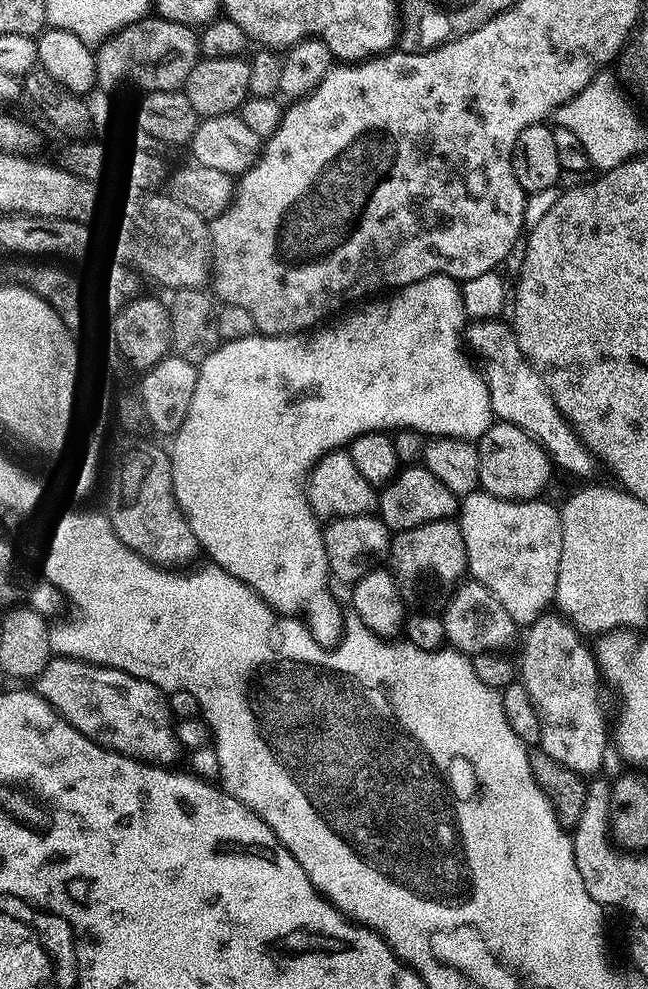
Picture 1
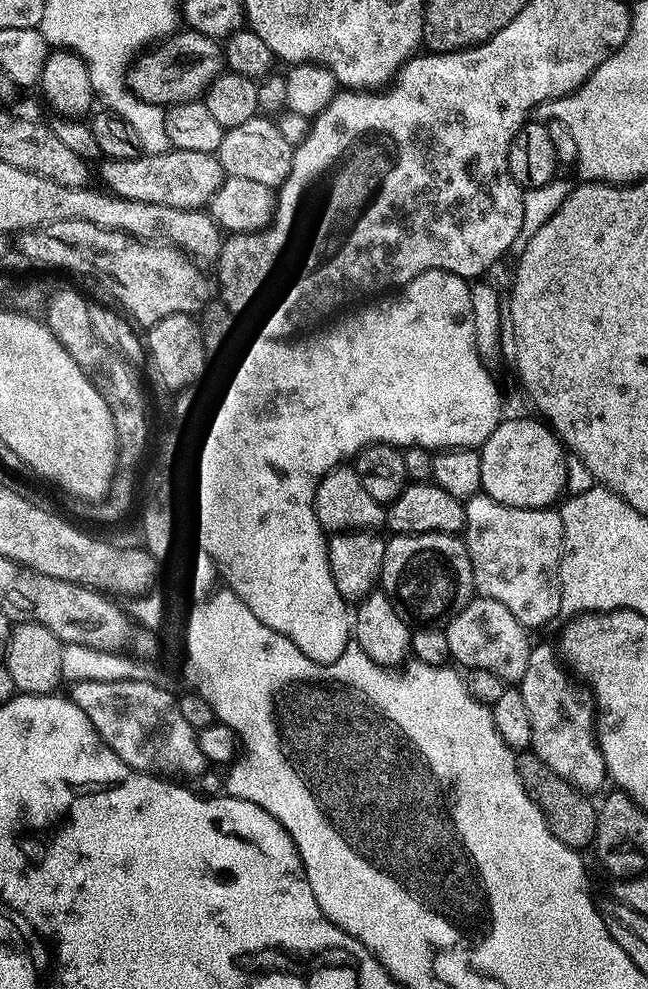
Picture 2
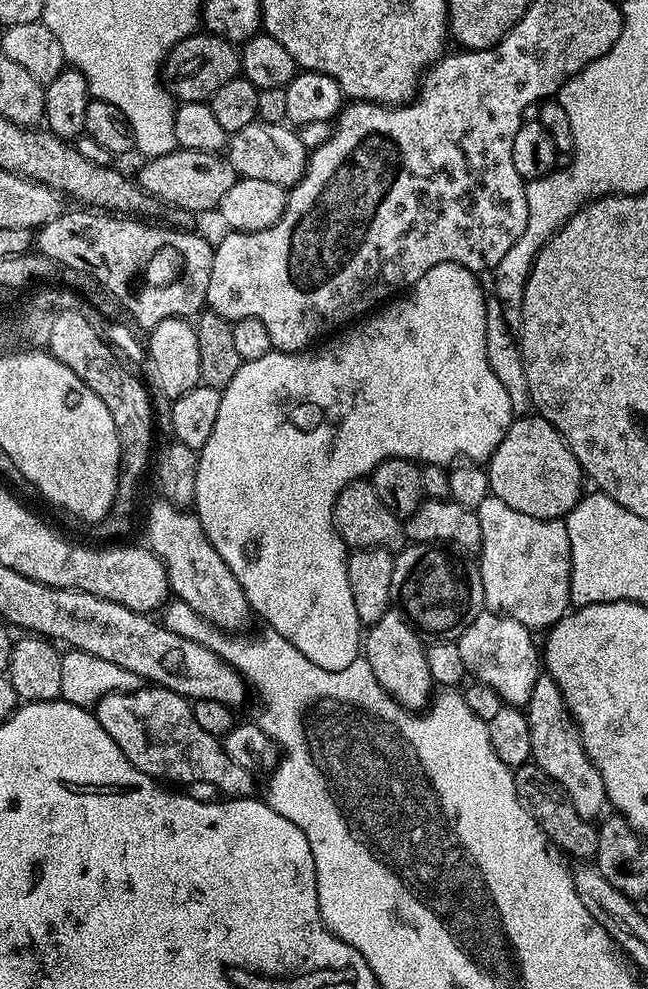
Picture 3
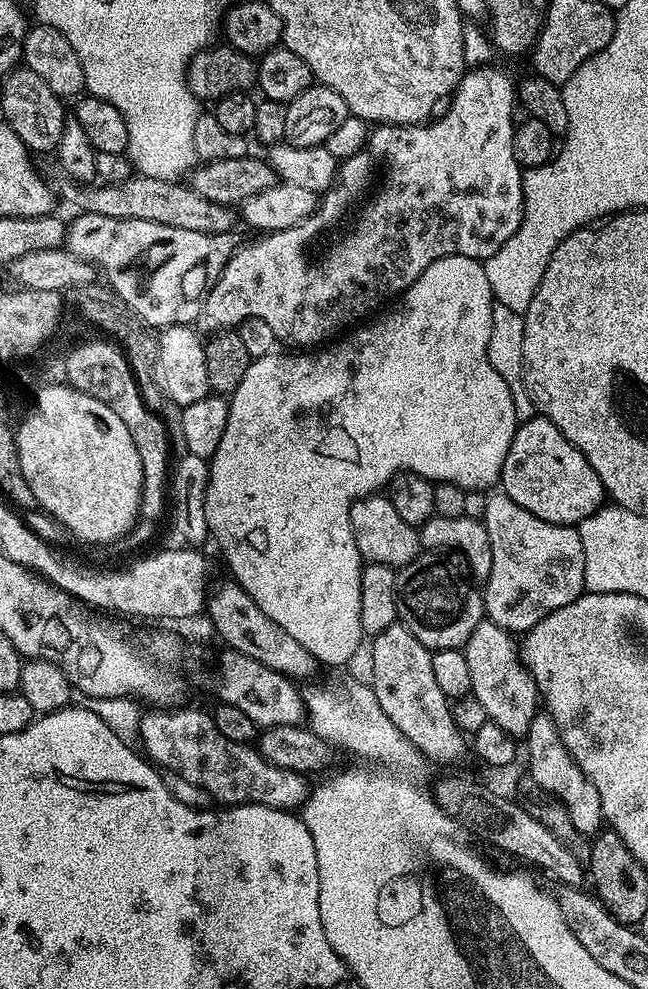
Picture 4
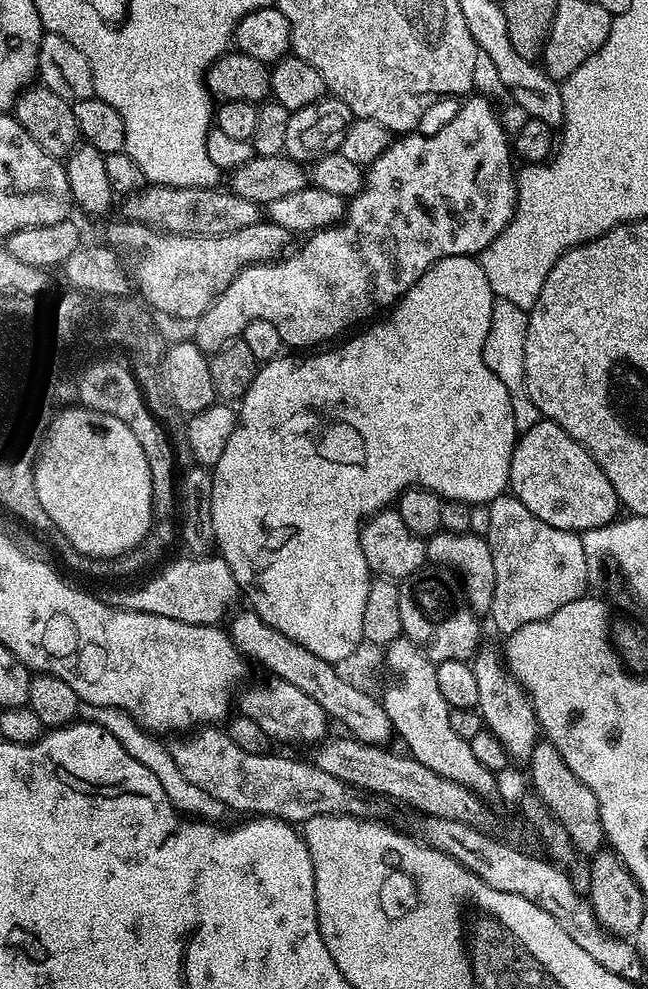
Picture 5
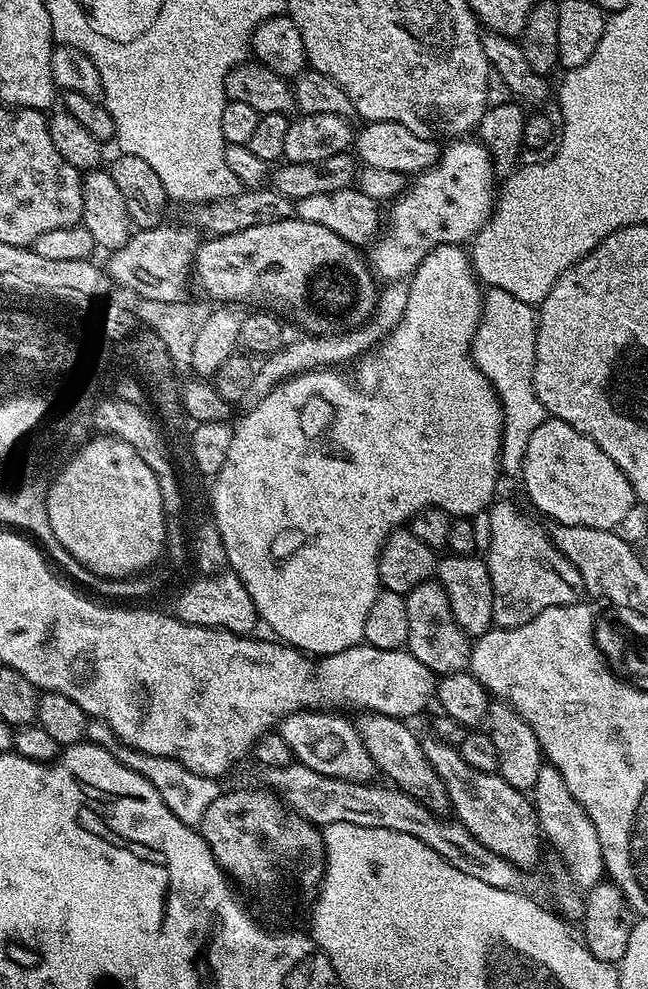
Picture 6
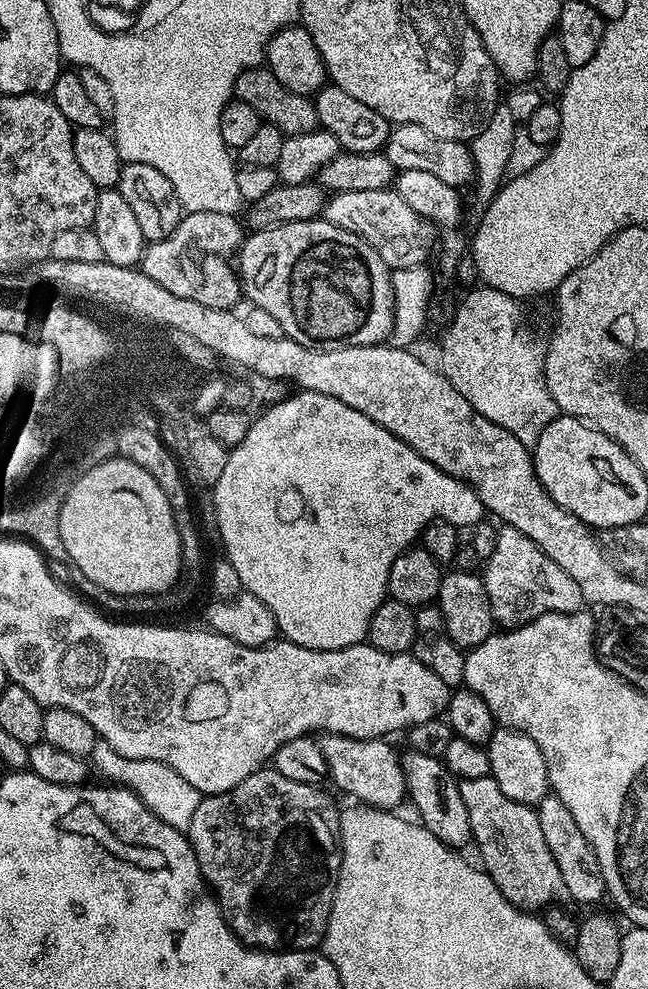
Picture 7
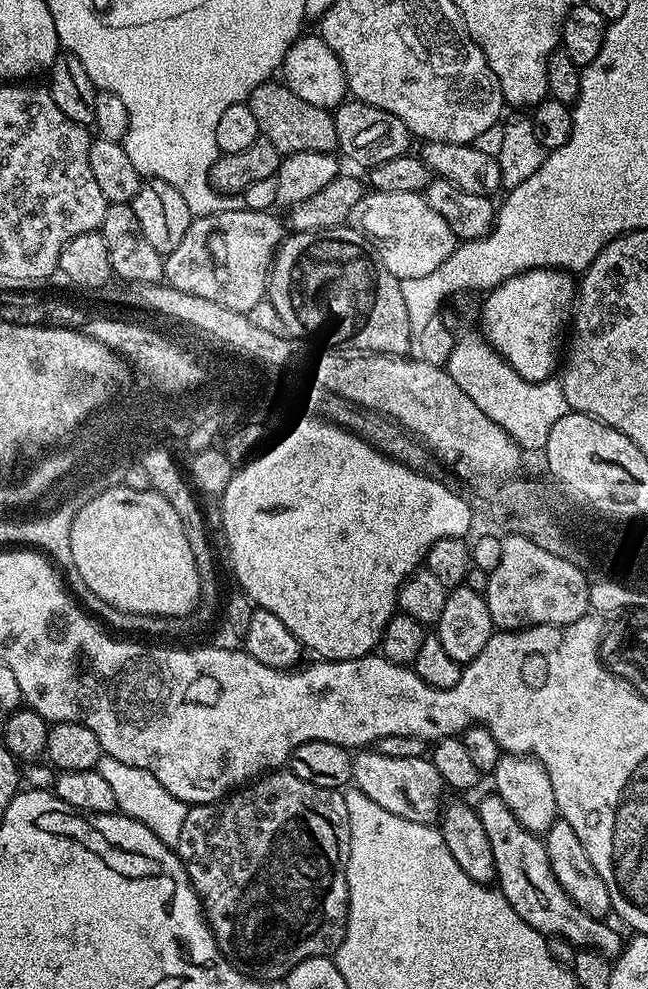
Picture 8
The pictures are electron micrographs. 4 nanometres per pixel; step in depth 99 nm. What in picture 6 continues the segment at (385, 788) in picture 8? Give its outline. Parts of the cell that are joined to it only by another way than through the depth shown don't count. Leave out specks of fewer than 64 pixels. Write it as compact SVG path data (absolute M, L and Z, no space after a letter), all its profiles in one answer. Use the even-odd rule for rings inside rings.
M332 710L295 712L280 721L278 731L292 752L295 763L310 766L310 770L318 770L318 774L367 784L375 777L372 775L377 775L376 763L366 752L353 721L344 716L347 715Z

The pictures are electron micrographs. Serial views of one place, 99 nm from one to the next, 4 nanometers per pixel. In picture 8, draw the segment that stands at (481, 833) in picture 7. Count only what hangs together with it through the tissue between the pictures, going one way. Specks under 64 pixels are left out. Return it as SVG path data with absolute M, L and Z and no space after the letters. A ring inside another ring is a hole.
M489 794L482 797L476 814L486 829L486 838L490 838L498 891L506 898L506 902L510 902L514 914L518 914L526 926L538 930L545 938L561 936L577 950L595 950L609 958L615 958L623 952L625 937L620 937L607 924L607 919L591 916L574 906L574 898L570 898L570 894L558 886L558 878L554 878L554 870L550 870L550 858L546 854L543 839L535 832L528 832L526 826L522 826L522 822L510 814L510 806L506 806L500 796Z

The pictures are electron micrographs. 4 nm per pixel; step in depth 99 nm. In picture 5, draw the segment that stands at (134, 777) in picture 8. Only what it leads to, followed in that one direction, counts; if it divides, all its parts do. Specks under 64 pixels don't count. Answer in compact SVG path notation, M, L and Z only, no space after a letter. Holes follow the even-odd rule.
M84 704L81 707L79 719L102 726L102 730L106 730L106 734L114 734L114 739L122 745L122 750L126 750L126 754L130 754L130 758L142 762L142 766L146 766L146 770L150 770L150 774L154 774L154 778L158 778L158 782L162 782L162 790L166 790L166 798L170 798L170 802L176 807L177 812L185 817L205 822L212 822L217 819L215 816L218 805L212 796L206 794L206 790L198 790L198 786L194 786L194 782L190 782L186 778L186 774L182 774L182 770L178 770L178 765L174 763L174 758L165 741L162 742L160 740L163 739L145 732L144 729L136 725L135 718L127 716L125 712L117 708Z

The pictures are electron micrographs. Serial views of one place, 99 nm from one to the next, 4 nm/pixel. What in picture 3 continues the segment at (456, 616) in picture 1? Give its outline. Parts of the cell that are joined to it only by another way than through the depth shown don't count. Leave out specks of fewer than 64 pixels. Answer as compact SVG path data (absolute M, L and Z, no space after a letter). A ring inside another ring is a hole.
M482 611L470 626L455 641L458 651L462 654L465 673L473 681L489 684L504 699L508 706L526 706L530 702L530 690L534 690L534 682L542 675L542 656L538 644L532 641L533 629L522 626L522 622L514 622L514 618L503 616L501 612Z

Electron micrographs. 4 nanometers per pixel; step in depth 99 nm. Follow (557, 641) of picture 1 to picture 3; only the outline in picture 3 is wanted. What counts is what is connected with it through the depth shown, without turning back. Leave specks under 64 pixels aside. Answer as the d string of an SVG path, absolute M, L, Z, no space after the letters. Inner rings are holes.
M546 674L540 675L534 682L534 690L530 690L530 702L526 705L526 711L530 722L532 760L555 784L567 792L568 800L574 810L582 814L583 819L595 821L608 804L606 786L602 782L602 774L598 774L594 762L590 762L582 746L576 719L566 706L562 690L558 690L558 682L554 682Z

